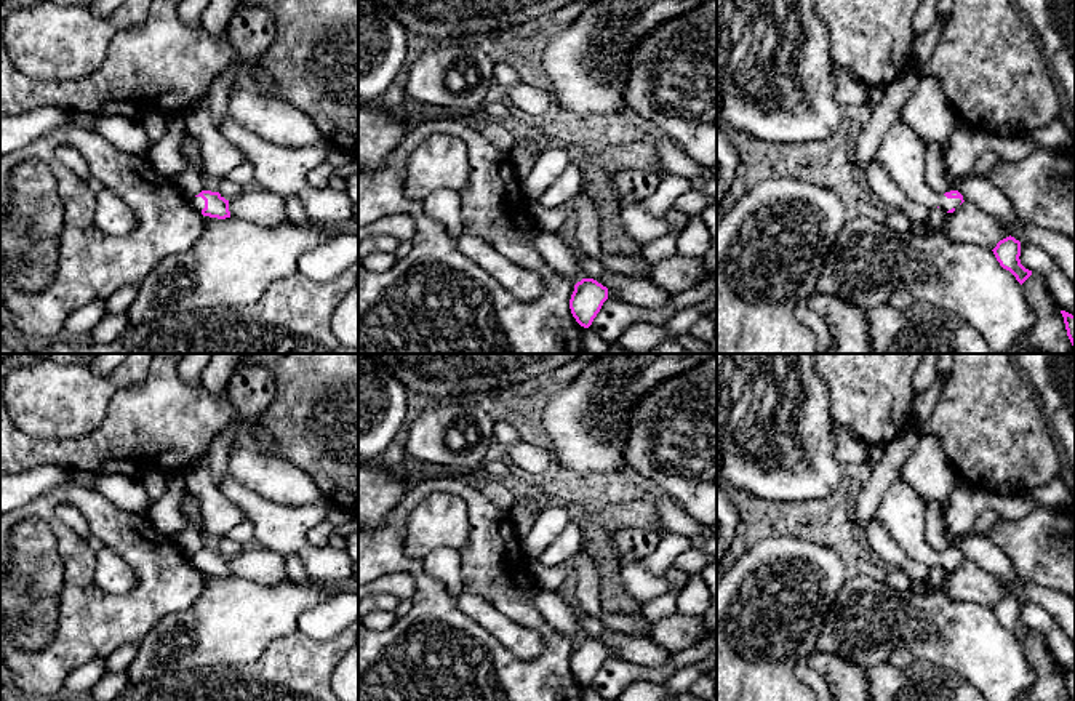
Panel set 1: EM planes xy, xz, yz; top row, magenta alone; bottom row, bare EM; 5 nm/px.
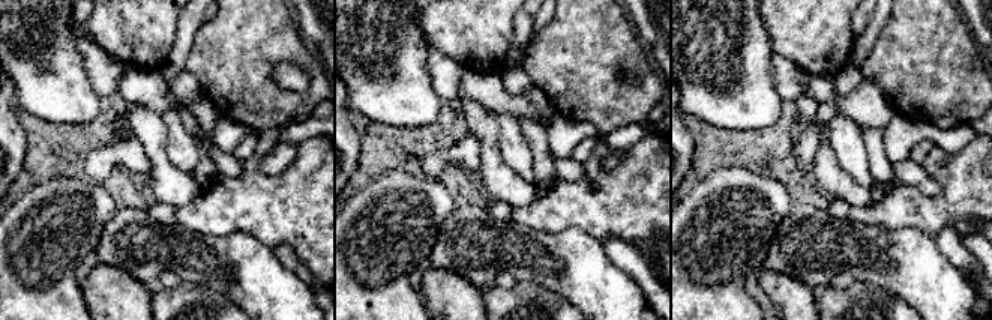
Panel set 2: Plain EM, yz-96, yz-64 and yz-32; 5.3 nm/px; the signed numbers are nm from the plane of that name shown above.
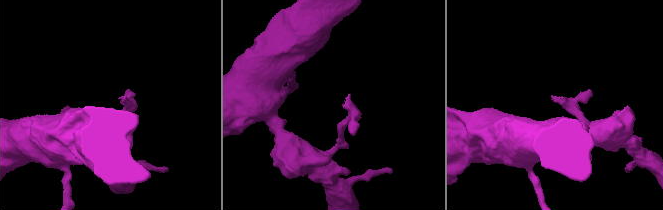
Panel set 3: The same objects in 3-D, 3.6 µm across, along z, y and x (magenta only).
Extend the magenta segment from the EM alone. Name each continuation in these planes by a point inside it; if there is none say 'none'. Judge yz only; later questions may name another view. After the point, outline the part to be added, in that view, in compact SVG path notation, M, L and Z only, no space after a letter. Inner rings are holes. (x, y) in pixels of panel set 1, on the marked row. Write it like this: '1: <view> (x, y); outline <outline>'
1: yz (901, 151); outline M896 120L883 134L880 147L873 157L875 163L883 165L891 179L904 190L904 194L926 208L942 208L949 211L960 206L960 198L947 198L936 194L925 181L925 141L912 126L902 120Z

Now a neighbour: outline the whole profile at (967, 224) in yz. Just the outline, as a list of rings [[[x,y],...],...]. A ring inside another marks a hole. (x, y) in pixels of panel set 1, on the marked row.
[[[963,202],[953,213],[945,211],[941,230],[955,243],[976,243],[989,250],[1011,235],[1003,222],[969,202]]]

